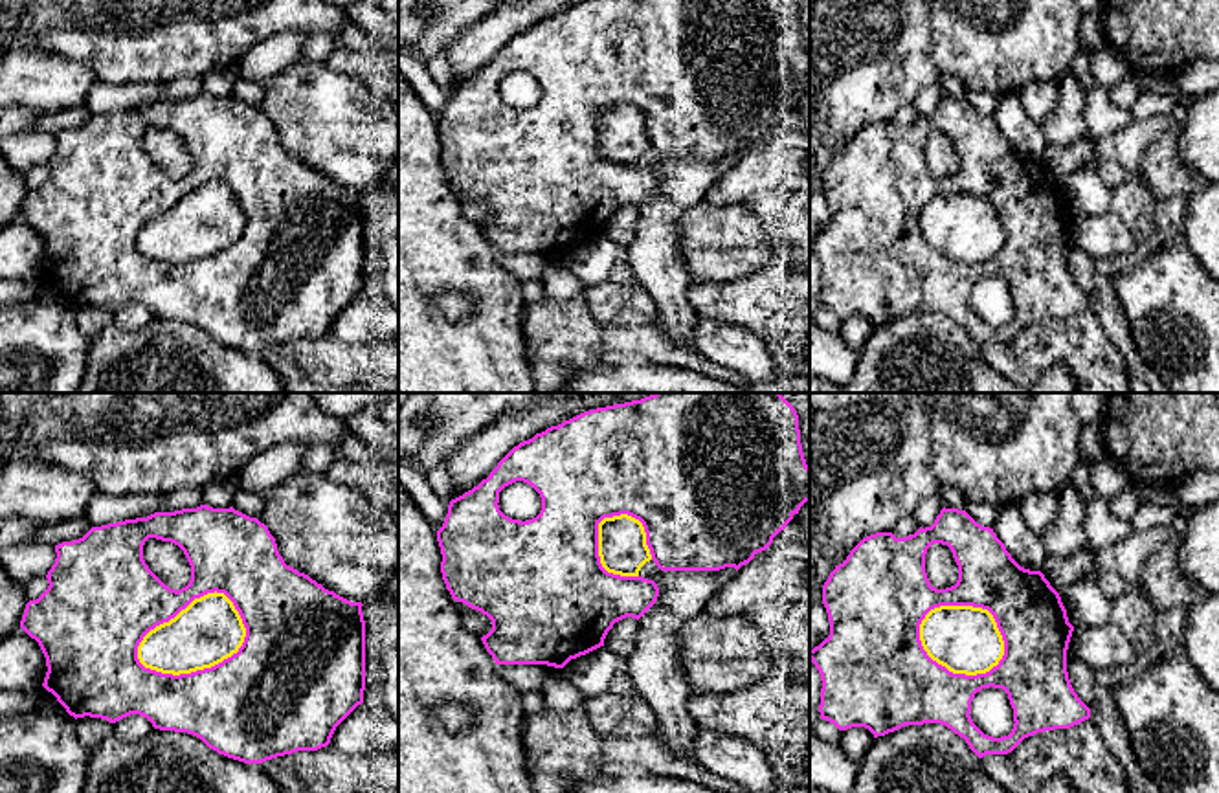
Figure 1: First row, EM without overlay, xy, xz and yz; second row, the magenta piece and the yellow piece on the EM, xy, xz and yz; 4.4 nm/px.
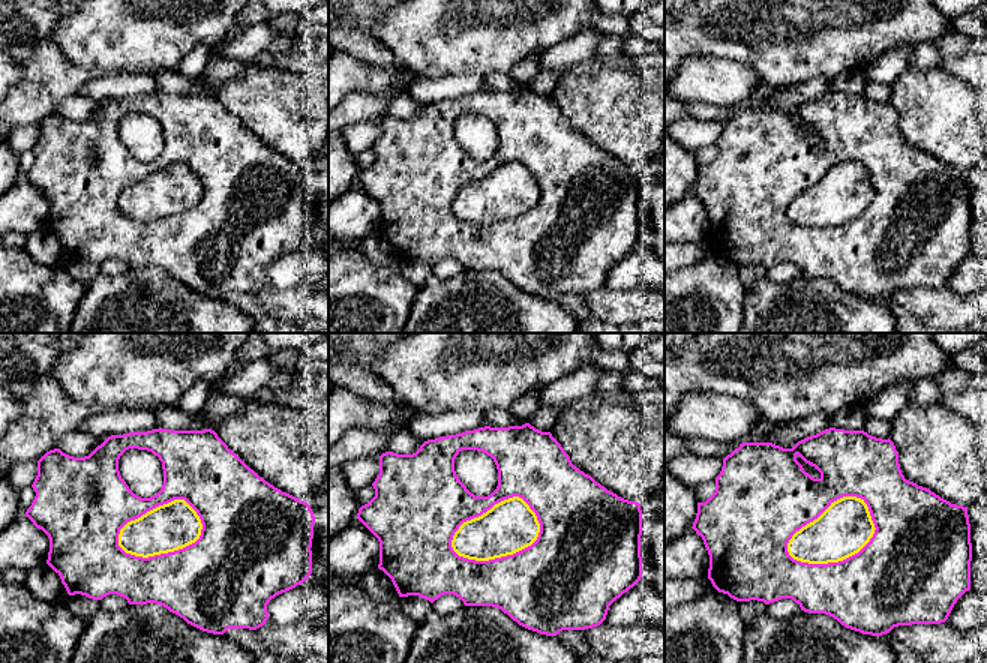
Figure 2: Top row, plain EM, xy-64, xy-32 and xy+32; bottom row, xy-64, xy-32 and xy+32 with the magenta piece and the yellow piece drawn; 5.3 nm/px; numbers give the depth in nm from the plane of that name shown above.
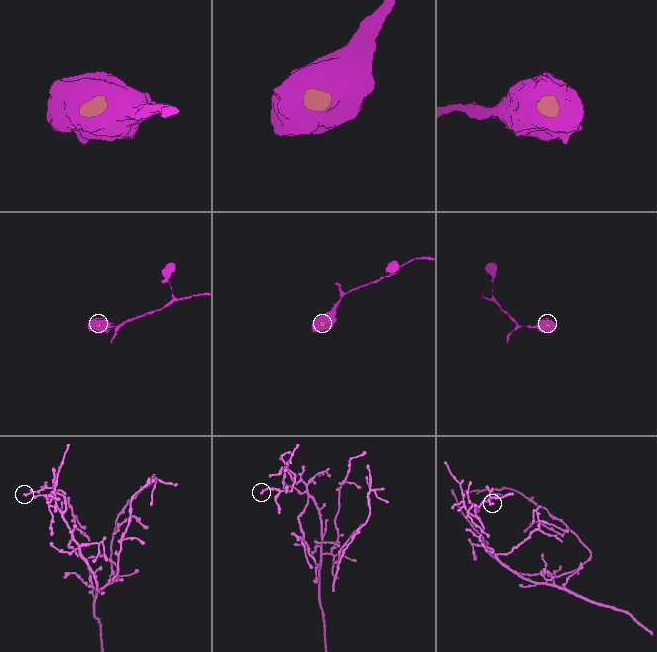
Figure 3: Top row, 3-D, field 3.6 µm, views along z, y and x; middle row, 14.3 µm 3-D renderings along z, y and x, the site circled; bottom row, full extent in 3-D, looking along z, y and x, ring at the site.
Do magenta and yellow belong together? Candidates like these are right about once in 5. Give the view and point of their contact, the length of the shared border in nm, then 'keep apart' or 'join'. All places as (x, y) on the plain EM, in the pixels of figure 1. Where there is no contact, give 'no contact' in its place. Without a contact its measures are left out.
xy (197, 259) | 500 nm | keep apart

